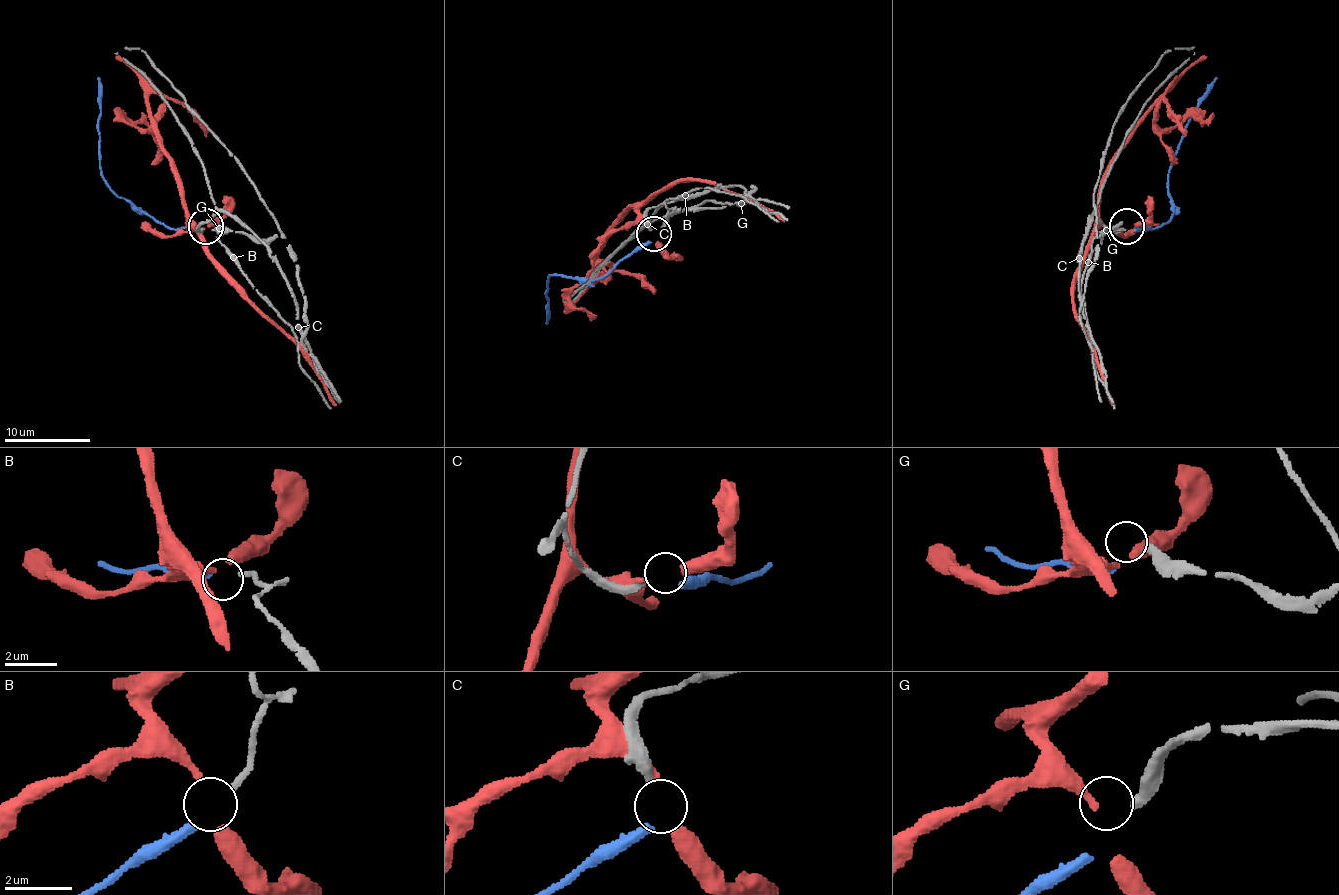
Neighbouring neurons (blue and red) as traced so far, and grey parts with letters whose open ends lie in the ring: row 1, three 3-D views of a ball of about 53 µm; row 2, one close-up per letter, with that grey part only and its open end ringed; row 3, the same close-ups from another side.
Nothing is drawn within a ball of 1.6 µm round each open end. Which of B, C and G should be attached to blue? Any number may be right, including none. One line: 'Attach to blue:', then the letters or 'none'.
Attach to blue: B

